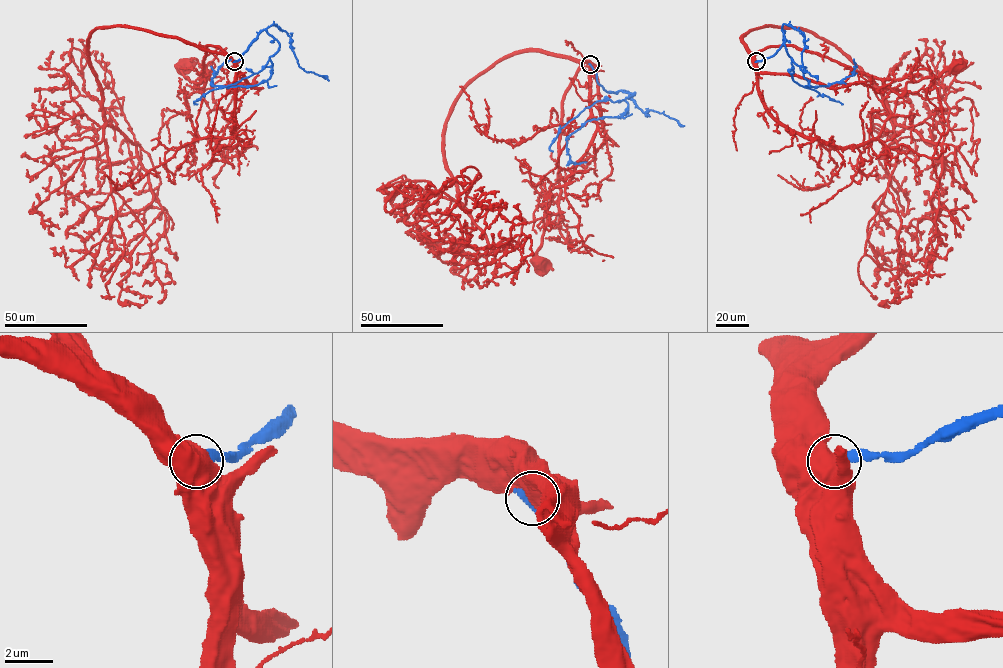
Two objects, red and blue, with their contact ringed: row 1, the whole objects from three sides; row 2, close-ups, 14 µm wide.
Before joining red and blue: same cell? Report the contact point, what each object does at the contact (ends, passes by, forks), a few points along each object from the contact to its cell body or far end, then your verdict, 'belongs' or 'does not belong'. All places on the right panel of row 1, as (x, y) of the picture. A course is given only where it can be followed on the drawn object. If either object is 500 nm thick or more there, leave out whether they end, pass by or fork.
(756, 61) | red via (755, 61), (754, 56), (764, 48), (791, 45), (876, 76), (901, 95), (907, 82), (938, 77), (955, 66) | blue via (756, 61), (772, 56), (779, 48), (782, 29), (786, 50), (808, 86), (827, 86), (852, 75), (853, 59) | does not belong

